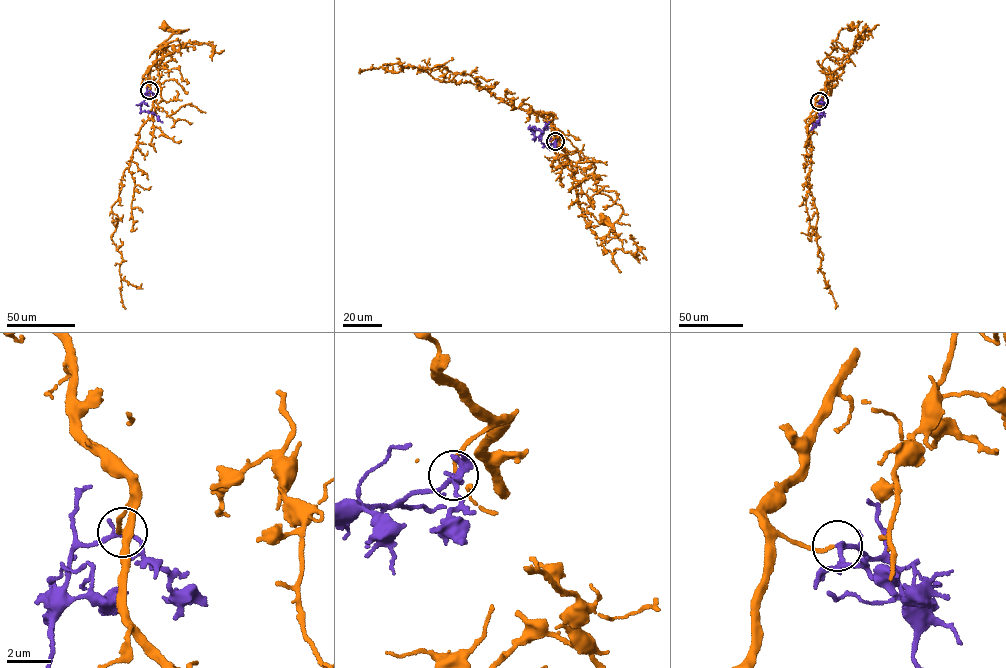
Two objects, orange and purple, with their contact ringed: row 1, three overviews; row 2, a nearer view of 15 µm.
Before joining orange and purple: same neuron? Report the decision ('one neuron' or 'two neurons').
one neuron

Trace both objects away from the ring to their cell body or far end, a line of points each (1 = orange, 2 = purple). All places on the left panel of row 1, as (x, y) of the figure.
1: (149, 90), (142, 76), (162, 56), (160, 48), (163, 42), (180, 31), (164, 27)
2: (149, 90), (140, 105), (140, 111), (152, 112), (162, 123)

